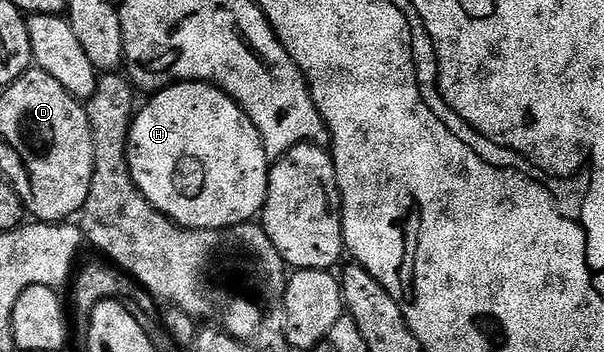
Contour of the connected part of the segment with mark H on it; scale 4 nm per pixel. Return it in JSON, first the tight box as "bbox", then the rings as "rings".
{"bbox":[128,82,270,228],"rings":[[[189,82],[187,84],[172,84],[163,88],[161,92],[147,97],[148,105],[137,111],[132,118],[132,129],[128,131],[128,169],[132,181],[138,185],[140,192],[153,204],[163,216],[173,220],[181,228],[229,228],[235,224],[247,224],[253,218],[261,215],[264,199],[268,193],[268,173],[270,171],[270,157],[266,154],[262,138],[250,122],[247,112],[236,101],[231,100],[220,88],[213,84]]]}

